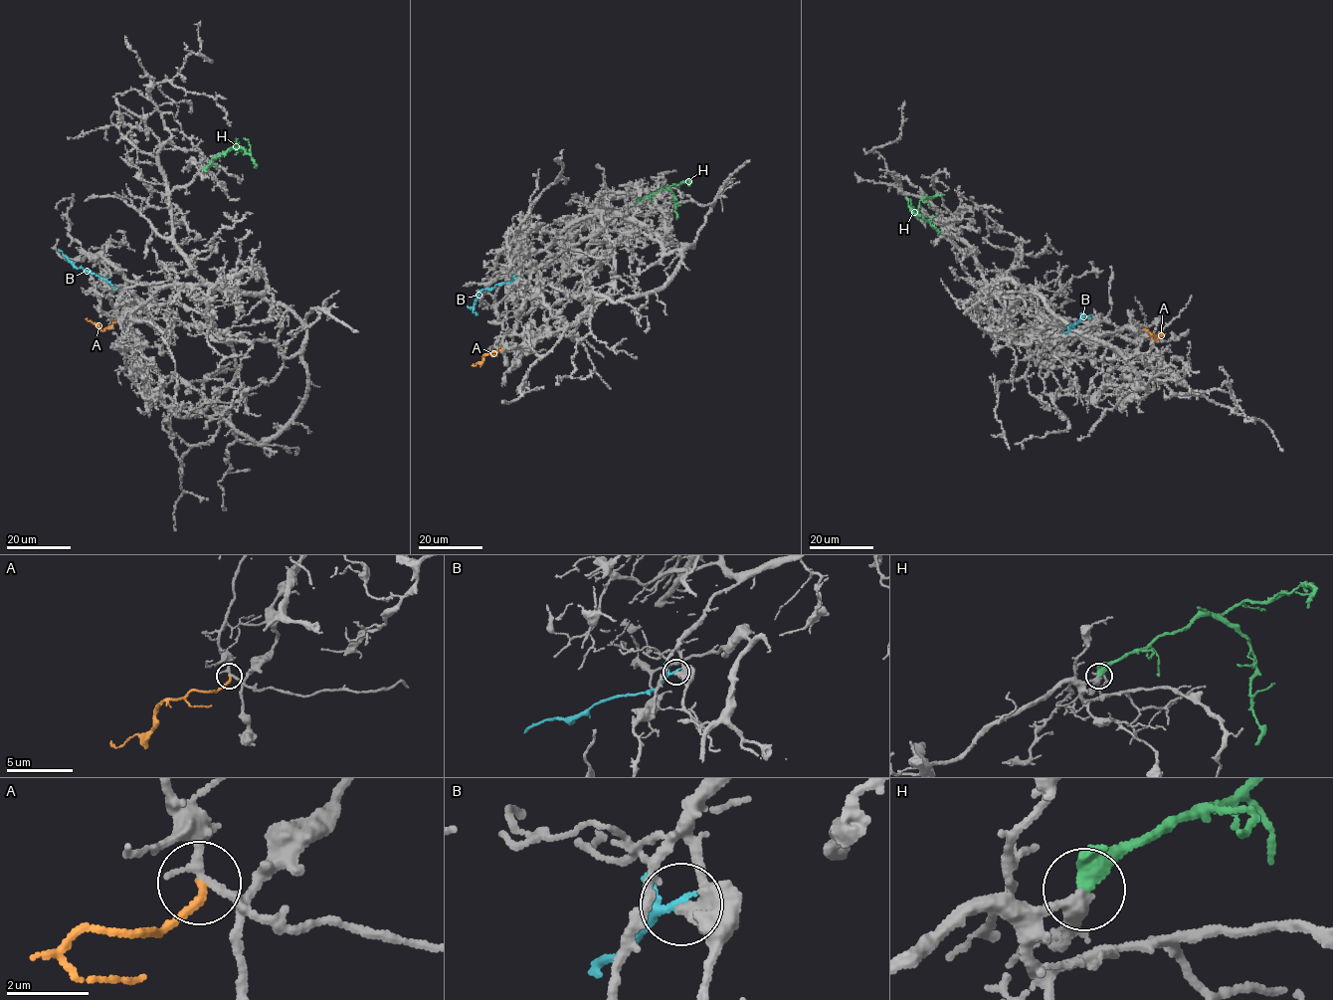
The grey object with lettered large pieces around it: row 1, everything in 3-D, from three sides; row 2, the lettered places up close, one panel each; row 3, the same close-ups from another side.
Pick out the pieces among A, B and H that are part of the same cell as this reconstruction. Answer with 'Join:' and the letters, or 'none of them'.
Join: H

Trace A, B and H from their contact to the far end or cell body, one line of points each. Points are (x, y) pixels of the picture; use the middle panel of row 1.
A: (501, 348), (473, 364)
B: (516, 277), (481, 290), (473, 307), (467, 305)
H: (638, 202), (668, 186), (689, 180), (689, 183), (685, 182)

